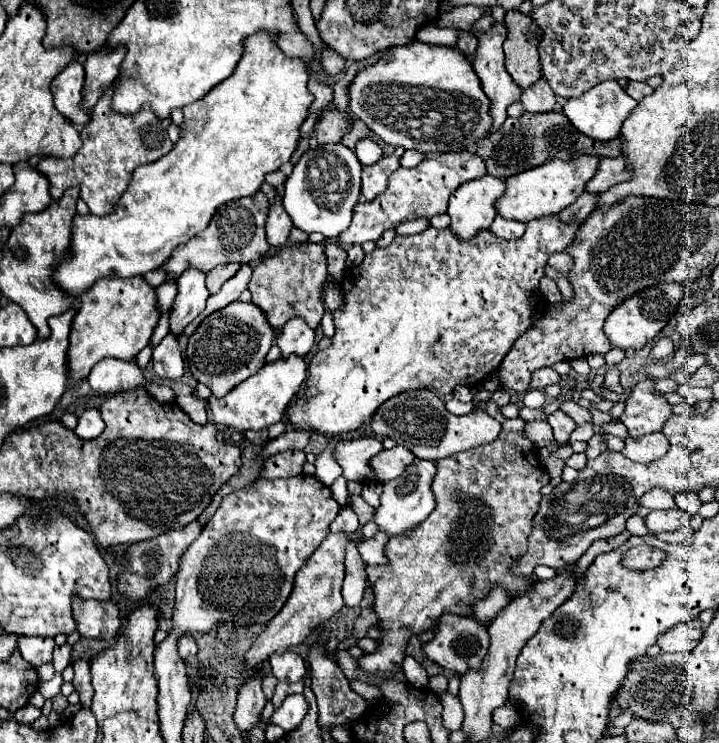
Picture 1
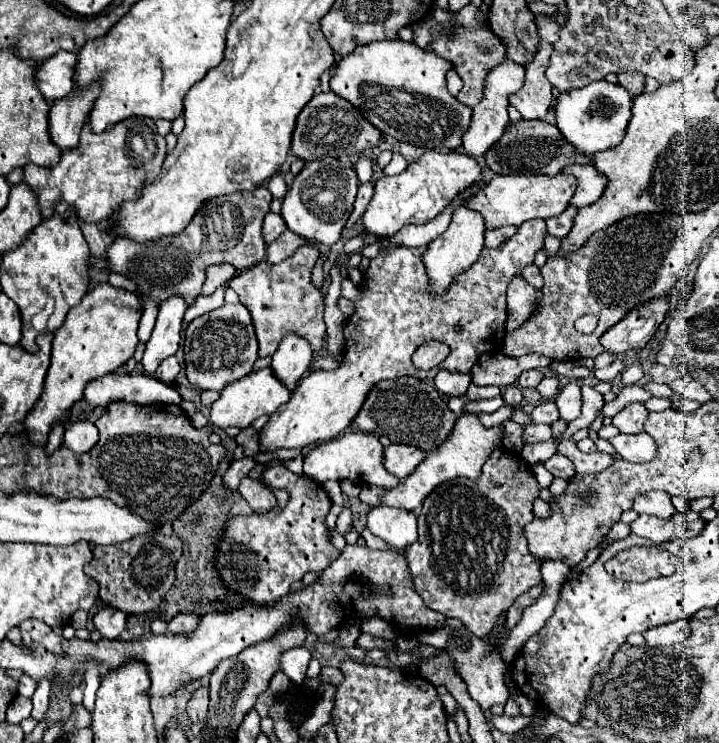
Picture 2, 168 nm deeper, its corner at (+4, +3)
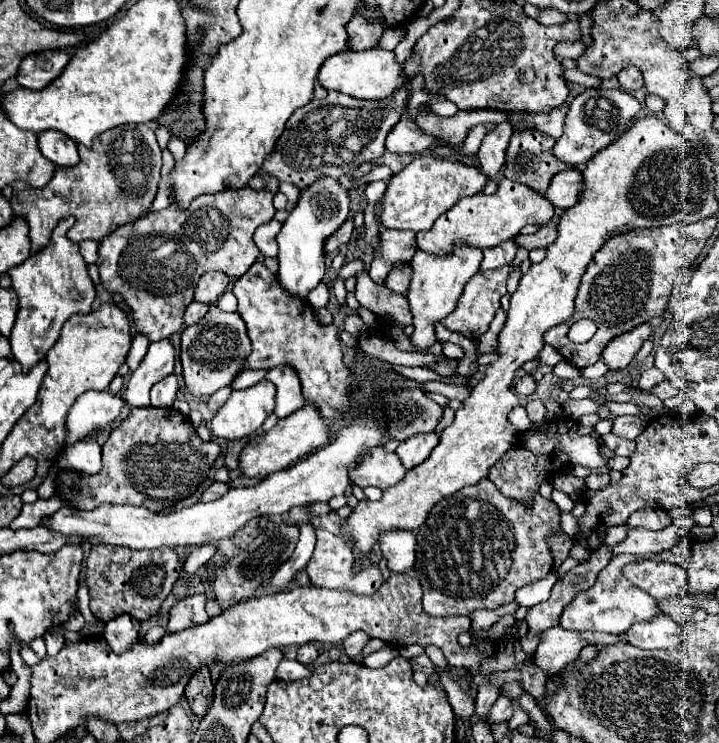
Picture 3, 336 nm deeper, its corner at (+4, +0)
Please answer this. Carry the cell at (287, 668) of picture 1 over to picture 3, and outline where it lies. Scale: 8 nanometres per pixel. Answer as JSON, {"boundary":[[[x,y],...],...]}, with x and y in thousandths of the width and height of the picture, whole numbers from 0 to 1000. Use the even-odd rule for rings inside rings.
{"boundary":[[[424,865],[416,871],[416,879],[413,879],[413,890],[421,892],[421,895],[433,895],[438,887],[441,887],[444,876],[438,873],[435,865]]]}

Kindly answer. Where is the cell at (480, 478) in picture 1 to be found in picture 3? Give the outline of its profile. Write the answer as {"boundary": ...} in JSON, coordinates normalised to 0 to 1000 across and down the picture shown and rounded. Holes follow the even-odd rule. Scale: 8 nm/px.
{"boundary":[[[669,645],[663,653],[644,655],[633,666],[613,672],[594,693],[594,701],[580,715],[577,771],[588,790],[588,820],[602,830],[650,828],[666,820],[694,820],[713,809],[716,795],[741,782],[758,779],[769,769],[769,750],[761,736],[761,720],[777,712],[777,682],[752,666],[739,677],[702,669],[691,661],[683,645]]]}

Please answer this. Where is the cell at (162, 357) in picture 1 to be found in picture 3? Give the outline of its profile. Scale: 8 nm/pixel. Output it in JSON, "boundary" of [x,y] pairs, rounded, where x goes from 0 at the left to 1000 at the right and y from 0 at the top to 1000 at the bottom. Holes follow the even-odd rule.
{"boundary":[[[243,502],[218,513],[213,526],[210,526],[210,545],[213,548],[238,548],[241,540],[243,540],[246,524],[249,524],[249,518],[246,518],[246,505]]]}

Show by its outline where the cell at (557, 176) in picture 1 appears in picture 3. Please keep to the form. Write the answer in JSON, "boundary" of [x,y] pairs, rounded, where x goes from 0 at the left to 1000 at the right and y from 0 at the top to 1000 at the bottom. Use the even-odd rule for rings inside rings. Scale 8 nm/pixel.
{"boundary":[[[697,241],[694,252],[686,262],[663,260],[655,265],[647,265],[636,271],[619,289],[608,295],[608,300],[588,314],[580,314],[580,332],[594,341],[624,341],[630,335],[630,327],[647,324],[652,330],[677,335],[700,327],[702,322],[711,322],[722,316],[722,311],[730,303],[761,303],[761,297],[772,289],[772,279],[758,268],[758,262],[739,257],[739,252],[727,252],[725,246]]]}

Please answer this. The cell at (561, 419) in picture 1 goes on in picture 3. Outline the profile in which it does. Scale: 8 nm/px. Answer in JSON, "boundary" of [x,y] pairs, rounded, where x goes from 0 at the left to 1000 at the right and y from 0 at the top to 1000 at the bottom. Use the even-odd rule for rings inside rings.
{"boundary":[[[741,537],[741,540],[736,540],[736,542],[730,545],[730,550],[733,550],[733,559],[736,559],[736,564],[739,564],[741,569],[755,569],[755,567],[758,567],[761,548],[755,545],[752,537]]]}

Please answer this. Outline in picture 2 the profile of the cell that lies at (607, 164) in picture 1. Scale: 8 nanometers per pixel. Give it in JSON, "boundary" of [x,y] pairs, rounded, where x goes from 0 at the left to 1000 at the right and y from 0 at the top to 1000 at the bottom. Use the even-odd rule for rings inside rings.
{"boundary":[[[797,221],[797,223],[789,223],[780,231],[803,240],[803,253],[800,253],[797,266],[794,266],[794,275],[803,277],[803,280],[825,275],[828,269],[833,269],[833,264],[841,256],[839,250],[844,248],[844,242],[841,242],[841,237],[836,237],[836,231],[828,229],[825,221],[816,221],[816,223]]]}

